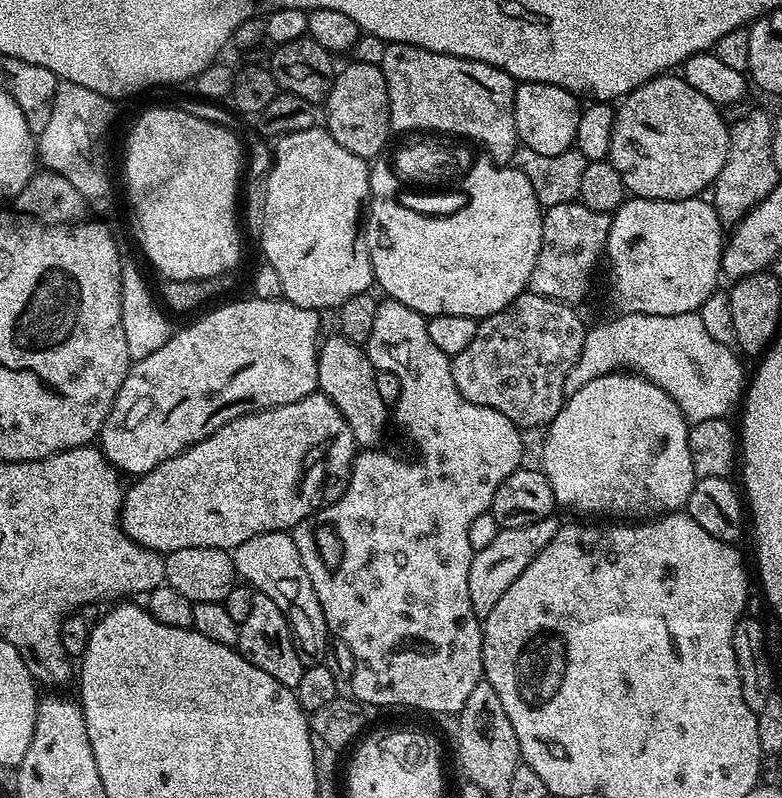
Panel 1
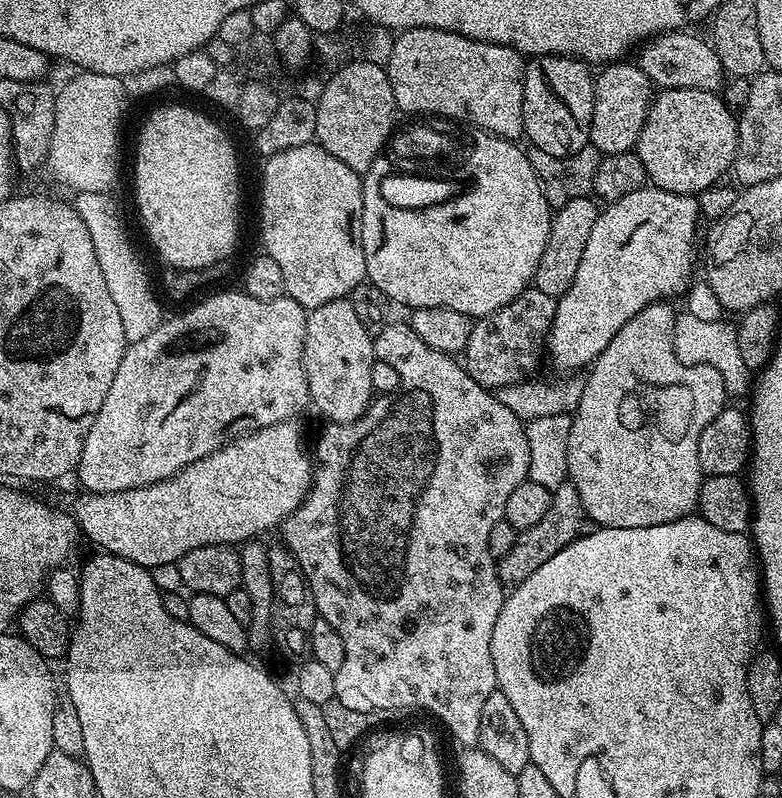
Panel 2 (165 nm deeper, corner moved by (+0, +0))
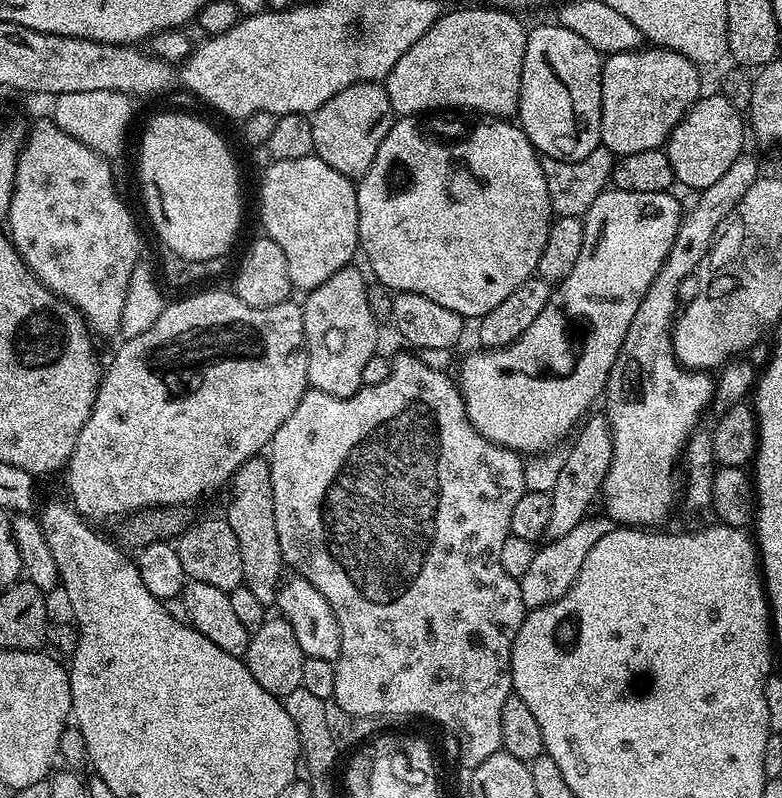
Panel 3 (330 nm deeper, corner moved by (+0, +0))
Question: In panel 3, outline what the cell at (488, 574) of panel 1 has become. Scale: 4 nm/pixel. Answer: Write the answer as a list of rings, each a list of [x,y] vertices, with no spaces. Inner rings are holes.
[[[585,419],[575,433],[576,448],[572,448],[563,457],[561,472],[551,490],[550,522],[544,531],[548,540],[557,540],[570,534],[574,526],[578,526],[589,515],[588,507],[597,503],[601,495],[604,478],[612,461],[612,450],[609,444],[610,436],[607,423],[603,419],[592,421]],[[580,432],[580,433],[579,433]],[[577,435],[577,436],[576,436]]]

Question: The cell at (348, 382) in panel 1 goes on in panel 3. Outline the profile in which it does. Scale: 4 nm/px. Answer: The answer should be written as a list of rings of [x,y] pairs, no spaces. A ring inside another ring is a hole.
[[[349,266],[338,270],[338,274],[330,274],[322,286],[303,297],[302,322],[304,323],[304,345],[308,351],[308,383],[315,391],[325,392],[327,396],[346,399],[362,386],[362,369],[366,362],[377,355],[376,331],[378,325],[374,314],[370,314],[370,302],[366,302],[368,284],[356,266]]]

